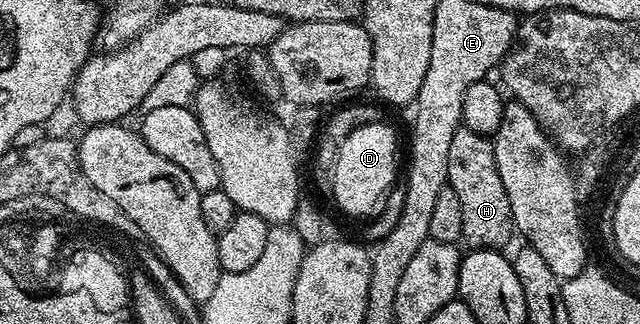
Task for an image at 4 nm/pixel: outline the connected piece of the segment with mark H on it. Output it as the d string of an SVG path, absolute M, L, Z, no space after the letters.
M461 125L450 141L450 161L448 162L448 186L458 193L462 205L462 239L472 249L491 247L504 249L514 236L510 197L506 197L506 185L498 177L498 165L494 157L492 139L474 133Z

